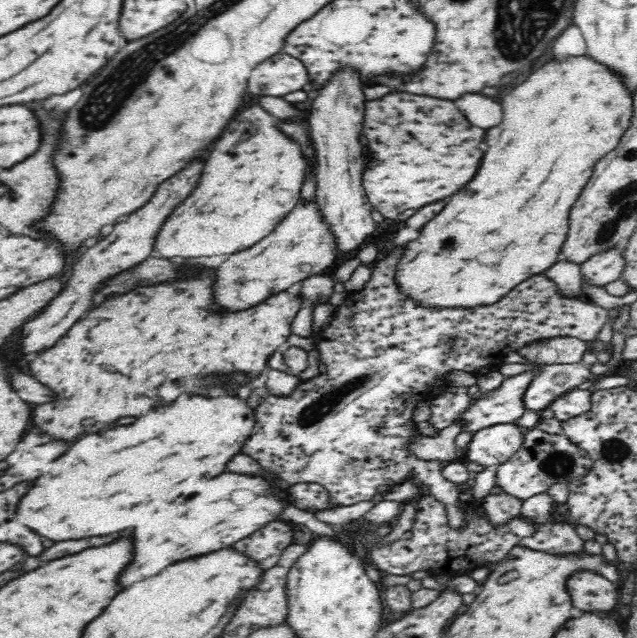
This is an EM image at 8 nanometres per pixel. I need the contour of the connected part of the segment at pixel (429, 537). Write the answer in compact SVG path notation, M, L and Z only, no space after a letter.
M422 493L421 498L416 502L416 512L414 515L411 532L412 539L404 537L395 541L384 540L385 536L376 536L376 526L366 524L366 521L361 517L354 519L350 525L351 531L358 536L364 543L371 544L368 550L368 558L376 564L376 568L385 570L394 576L408 576L414 572L429 572L433 577L437 576L462 576L468 575L468 572L480 566L486 567L486 564L498 563L514 548L514 546L521 546L522 548L534 549L537 551L544 551L550 554L561 555L566 553L575 553L584 549L584 539L578 534L575 525L558 518L549 518L541 523L532 523L532 519L524 517L524 515L516 515L507 520L507 523L496 525L484 511L482 507L477 504L479 499L474 499L473 503L462 504L460 502L459 509L463 514L464 524L461 527L452 527L448 521L448 509L446 503L428 493Z

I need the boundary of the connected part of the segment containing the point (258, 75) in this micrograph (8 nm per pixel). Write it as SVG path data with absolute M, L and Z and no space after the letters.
M276 54L258 64L254 76L250 78L248 90L260 96L284 96L302 90L306 82L308 74L300 60L288 54Z

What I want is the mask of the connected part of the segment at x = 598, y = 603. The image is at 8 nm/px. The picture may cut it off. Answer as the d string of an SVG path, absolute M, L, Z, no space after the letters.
M592 572L576 574L570 580L568 590L572 594L574 606L586 612L608 612L616 606L618 600L617 586Z

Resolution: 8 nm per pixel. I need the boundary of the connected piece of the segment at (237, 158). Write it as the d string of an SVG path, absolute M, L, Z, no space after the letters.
M252 106L240 112L228 124L222 138L214 142L214 148L204 162L202 176L194 192L170 214L170 220L166 220L166 224L162 226L156 240L156 252L164 256L192 258L234 254L254 246L264 236L268 236L276 228L276 224L298 204L306 180L306 168L308 166L302 146L292 136L286 136L278 122L266 110L262 110L260 106Z

